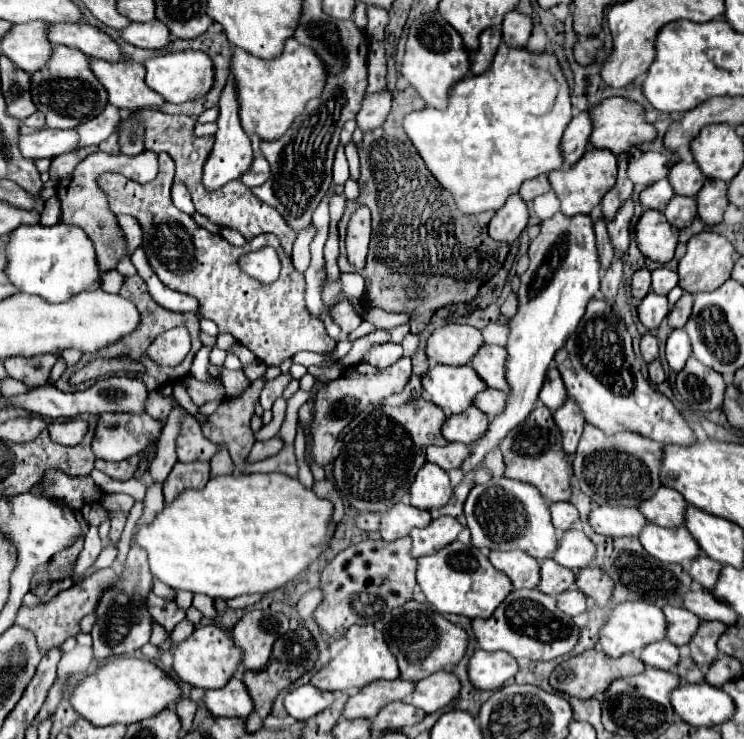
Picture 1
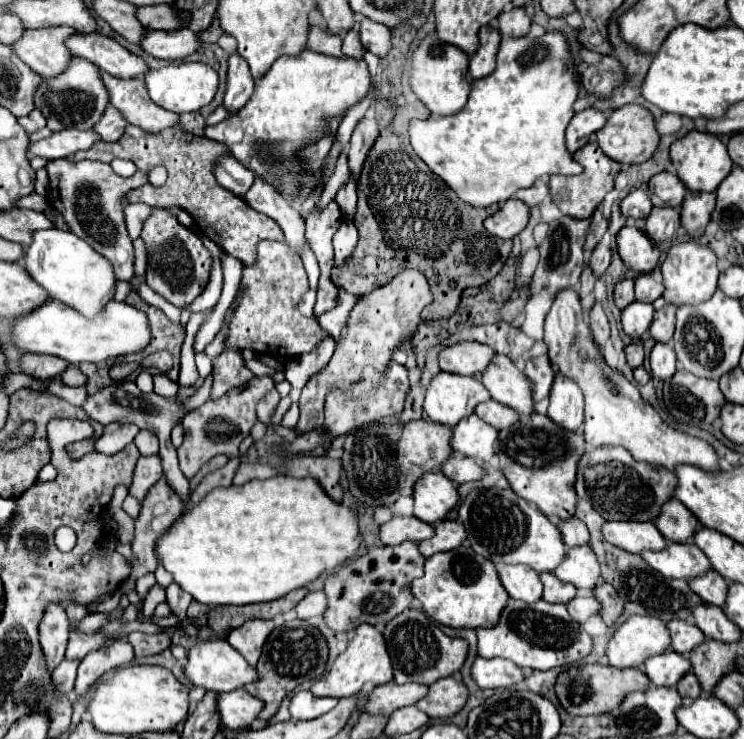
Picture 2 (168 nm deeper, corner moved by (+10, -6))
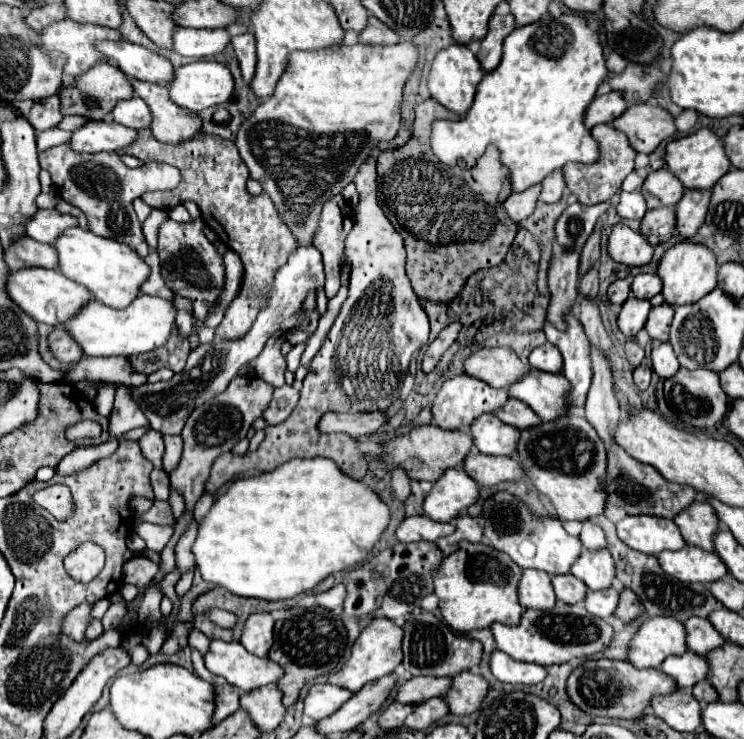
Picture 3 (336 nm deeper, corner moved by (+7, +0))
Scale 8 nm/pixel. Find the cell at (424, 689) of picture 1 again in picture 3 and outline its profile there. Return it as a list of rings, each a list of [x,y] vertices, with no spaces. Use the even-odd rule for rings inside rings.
[[[461,672],[451,678],[451,688],[443,696],[443,700],[449,706],[451,714],[471,714],[481,706],[487,688],[489,684],[483,676],[477,676],[473,672]]]

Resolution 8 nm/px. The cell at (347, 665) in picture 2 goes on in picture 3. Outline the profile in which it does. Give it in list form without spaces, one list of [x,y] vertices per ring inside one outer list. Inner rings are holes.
[[[373,618],[373,622],[367,628],[363,628],[359,638],[355,640],[351,658],[341,668],[341,672],[335,672],[329,676],[329,684],[357,692],[367,682],[373,682],[373,680],[379,680],[383,676],[391,674],[401,662],[401,638],[403,638],[403,630],[399,626],[395,626],[389,618]]]

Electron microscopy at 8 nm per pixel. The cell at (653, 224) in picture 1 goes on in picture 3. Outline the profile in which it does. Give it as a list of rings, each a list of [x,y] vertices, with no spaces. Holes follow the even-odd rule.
[[[627,224],[613,226],[607,250],[609,256],[615,258],[615,262],[627,266],[645,266],[653,258],[653,246],[649,244],[649,240],[641,232],[631,230]]]

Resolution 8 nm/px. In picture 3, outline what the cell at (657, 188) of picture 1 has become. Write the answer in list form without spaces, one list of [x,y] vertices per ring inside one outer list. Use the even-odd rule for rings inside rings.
[[[621,192],[617,214],[625,220],[641,220],[647,212],[647,204],[641,192]]]

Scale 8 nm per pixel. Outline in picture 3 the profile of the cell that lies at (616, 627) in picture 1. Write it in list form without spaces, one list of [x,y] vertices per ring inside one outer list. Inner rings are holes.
[[[671,616],[645,618],[629,642],[627,660],[637,668],[659,668],[671,654],[687,652],[685,628]]]

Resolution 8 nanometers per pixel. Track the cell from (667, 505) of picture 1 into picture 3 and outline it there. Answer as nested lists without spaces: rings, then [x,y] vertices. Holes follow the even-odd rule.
[[[695,500],[691,506],[679,512],[673,522],[677,524],[687,544],[699,546],[703,550],[713,550],[713,536],[719,530],[719,520],[707,502]]]

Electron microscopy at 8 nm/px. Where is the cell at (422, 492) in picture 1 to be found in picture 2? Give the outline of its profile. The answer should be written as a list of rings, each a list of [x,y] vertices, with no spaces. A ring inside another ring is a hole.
[[[442,472],[424,474],[414,486],[414,516],[434,524],[446,518],[446,514],[458,504],[460,494],[456,484]]]

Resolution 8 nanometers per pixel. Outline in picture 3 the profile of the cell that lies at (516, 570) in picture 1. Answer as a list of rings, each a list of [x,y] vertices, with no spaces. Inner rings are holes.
[[[523,570],[519,580],[519,602],[523,608],[553,608],[555,606],[555,592],[551,588],[551,578],[547,572]]]

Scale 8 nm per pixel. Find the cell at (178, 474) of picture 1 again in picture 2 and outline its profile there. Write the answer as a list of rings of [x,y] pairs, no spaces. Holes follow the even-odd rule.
[[[162,478],[160,482],[156,482],[144,502],[142,502],[142,510],[140,510],[140,516],[135,520],[135,530],[134,530],[134,540],[132,542],[132,550],[135,555],[134,560],[130,563],[131,573],[130,577],[132,578],[141,578],[148,574],[148,572],[154,572],[156,566],[158,566],[158,558],[156,558],[156,542],[158,538],[164,534],[164,530],[168,530],[176,518],[180,518],[180,514],[184,512],[184,502],[180,502],[180,498],[176,496],[174,490],[170,490],[170,486],[166,484],[166,480]]]

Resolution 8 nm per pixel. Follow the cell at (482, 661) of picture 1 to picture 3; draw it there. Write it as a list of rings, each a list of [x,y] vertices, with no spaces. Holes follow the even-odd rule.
[[[495,650],[491,654],[489,668],[499,682],[507,682],[507,684],[539,684],[547,676],[543,666],[517,662],[501,650]]]

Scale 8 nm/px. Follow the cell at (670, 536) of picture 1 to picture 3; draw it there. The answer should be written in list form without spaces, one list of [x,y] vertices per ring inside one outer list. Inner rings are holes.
[[[683,546],[681,550],[665,550],[657,554],[657,560],[661,568],[681,580],[681,582],[703,582],[709,584],[711,580],[719,580],[725,576],[727,568],[723,566],[723,560],[715,552],[701,550],[699,546]]]

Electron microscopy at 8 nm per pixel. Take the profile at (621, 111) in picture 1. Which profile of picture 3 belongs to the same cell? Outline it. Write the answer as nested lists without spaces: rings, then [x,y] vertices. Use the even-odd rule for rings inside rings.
[[[635,104],[629,106],[611,126],[623,132],[635,152],[651,154],[663,140],[671,138],[677,130],[673,116],[655,104]]]

